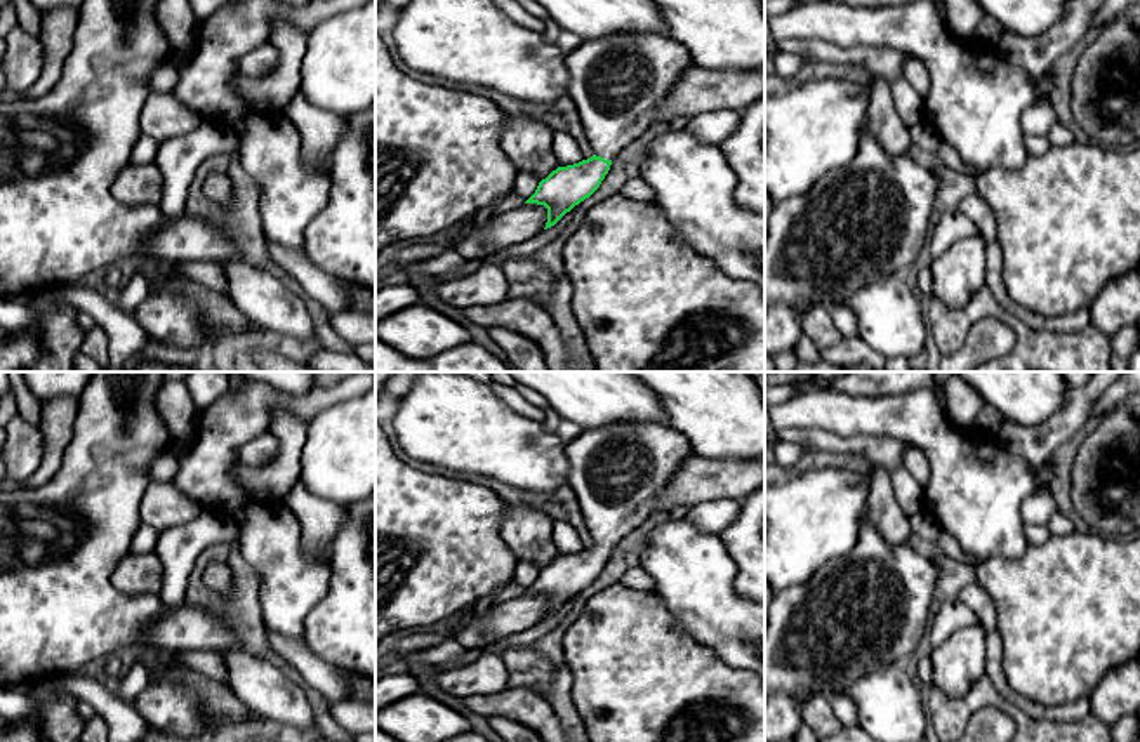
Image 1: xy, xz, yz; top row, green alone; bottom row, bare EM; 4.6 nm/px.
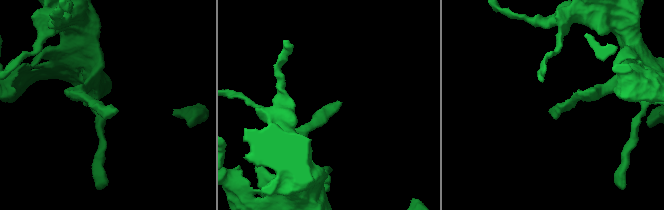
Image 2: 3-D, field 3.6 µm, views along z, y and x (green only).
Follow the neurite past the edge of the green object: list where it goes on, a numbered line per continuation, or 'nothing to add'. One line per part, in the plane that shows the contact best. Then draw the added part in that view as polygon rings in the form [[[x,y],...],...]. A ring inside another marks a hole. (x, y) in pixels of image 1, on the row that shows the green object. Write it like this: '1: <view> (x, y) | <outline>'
1: xz (616, 82) | [[[613,33],[582,43],[565,56],[572,97],[589,148],[613,160],[627,144],[657,123],[657,106],[681,73],[693,64],[690,52],[662,33]]]

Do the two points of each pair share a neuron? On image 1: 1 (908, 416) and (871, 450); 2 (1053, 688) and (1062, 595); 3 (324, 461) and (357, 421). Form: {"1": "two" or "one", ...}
{"1": "two", "2": "one", "3": "one"}

